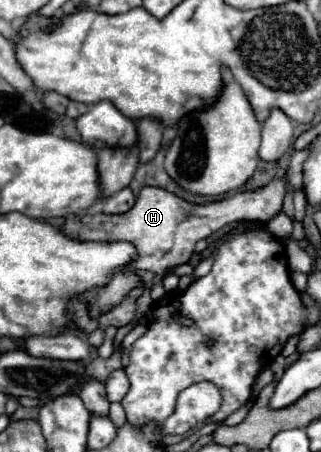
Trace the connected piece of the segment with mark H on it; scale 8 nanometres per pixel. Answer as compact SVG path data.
M272 181L256 193L236 193L230 199L214 201L210 205L190 205L184 199L168 193L160 187L142 187L136 197L136 203L130 211L120 215L72 215L64 223L64 233L72 239L80 241L130 241L136 245L140 259L132 263L136 271L150 271L156 277L164 277L170 269L188 263L194 245L200 239L208 239L212 233L222 229L224 225L236 221L268 221L282 211L282 199L286 195L284 181Z

